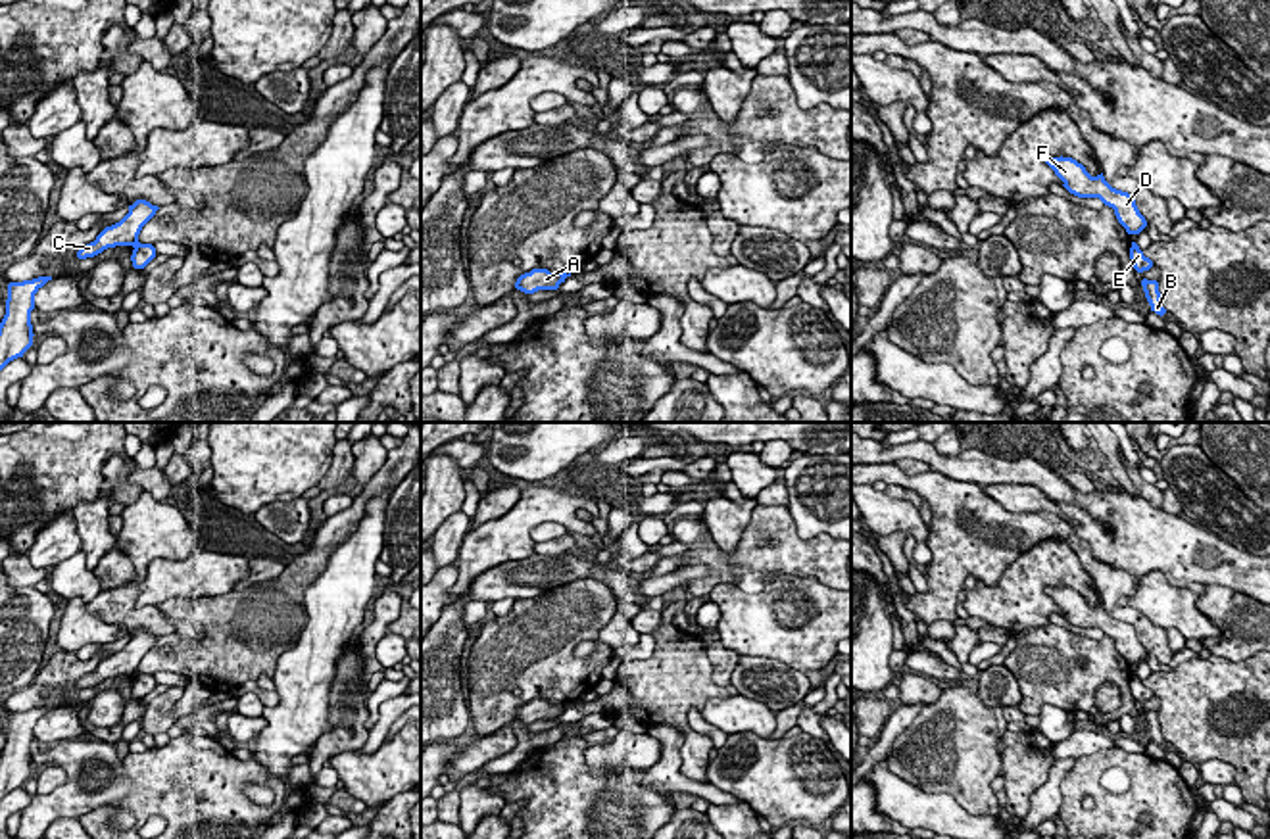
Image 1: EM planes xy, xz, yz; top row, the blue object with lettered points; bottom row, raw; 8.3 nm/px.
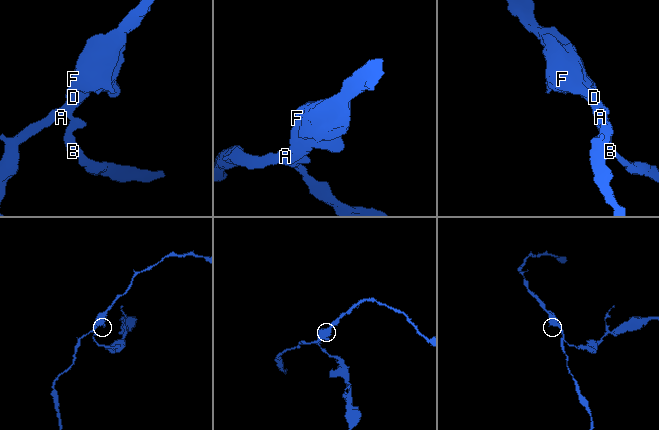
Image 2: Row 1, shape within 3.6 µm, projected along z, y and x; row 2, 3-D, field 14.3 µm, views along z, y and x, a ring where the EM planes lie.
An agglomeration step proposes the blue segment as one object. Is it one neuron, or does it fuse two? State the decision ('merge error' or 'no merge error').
merge error

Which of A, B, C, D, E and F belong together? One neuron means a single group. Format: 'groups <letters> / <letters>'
groups A C D F / B E

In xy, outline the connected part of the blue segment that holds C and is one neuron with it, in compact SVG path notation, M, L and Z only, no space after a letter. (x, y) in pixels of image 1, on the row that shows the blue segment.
M136 200L129 205L129 213L115 225L106 227L94 242L77 252L79 259L94 257L108 248L136 246L142 227L156 215L159 207L146 200Z

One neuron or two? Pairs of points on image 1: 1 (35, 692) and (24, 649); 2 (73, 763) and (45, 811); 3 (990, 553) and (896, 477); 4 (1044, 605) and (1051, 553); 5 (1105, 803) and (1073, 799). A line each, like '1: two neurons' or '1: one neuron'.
1: two neurons
2: one neuron
3: one neuron
4: one neuron
5: one neuron

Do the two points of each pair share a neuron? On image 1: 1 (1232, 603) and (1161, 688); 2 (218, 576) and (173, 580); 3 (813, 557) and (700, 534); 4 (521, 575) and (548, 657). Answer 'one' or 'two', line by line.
1: two
2: one
3: one
4: two

